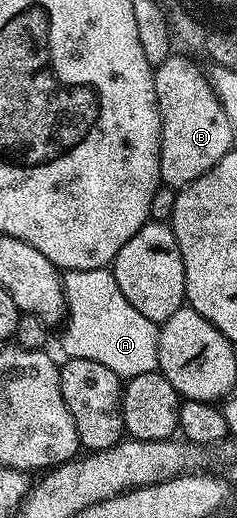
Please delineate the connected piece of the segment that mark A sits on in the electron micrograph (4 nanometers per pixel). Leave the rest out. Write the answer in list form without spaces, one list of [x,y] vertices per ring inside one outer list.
[[[109,268],[65,272],[61,278],[61,288],[65,292],[65,333],[61,336],[61,348],[66,357],[91,358],[91,362],[99,362],[107,366],[107,370],[115,370],[115,374],[122,378],[158,371],[158,325],[153,324],[151,318],[143,318],[143,314],[139,314],[139,310],[135,310],[135,306],[123,298],[123,290],[119,290],[119,282],[115,282]]]

